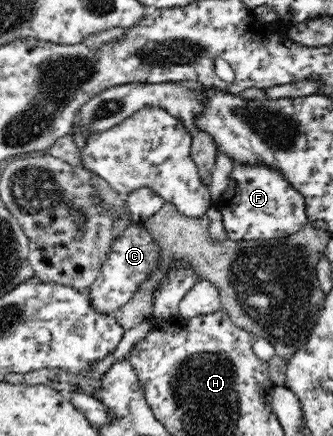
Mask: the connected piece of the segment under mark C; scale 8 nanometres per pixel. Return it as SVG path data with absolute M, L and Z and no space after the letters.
M132 222L119 238L113 239L113 248L89 288L89 299L95 311L99 311L100 314L111 315L123 304L127 304L137 292L137 288L157 271L161 257L160 247L153 241L151 233L144 228L142 222L136 223Z

